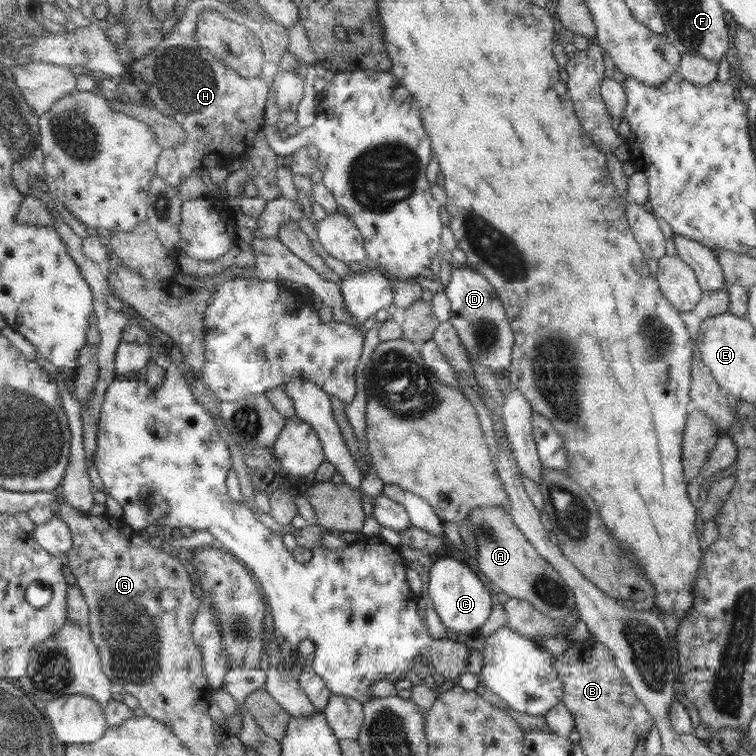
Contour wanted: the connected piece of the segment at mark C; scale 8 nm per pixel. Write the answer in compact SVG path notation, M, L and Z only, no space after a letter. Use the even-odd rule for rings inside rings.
M442 558L436 560L427 573L428 596L432 599L445 628L457 634L469 634L487 623L493 608L491 592L469 566L453 558Z

